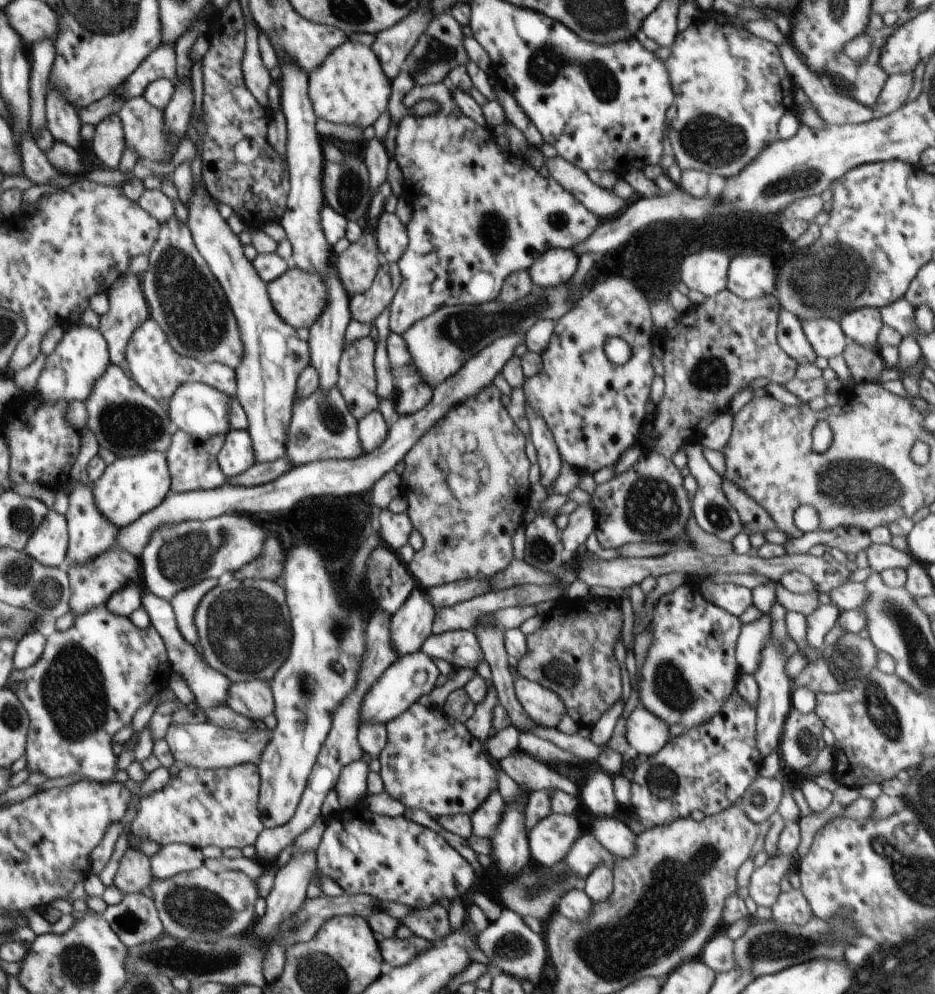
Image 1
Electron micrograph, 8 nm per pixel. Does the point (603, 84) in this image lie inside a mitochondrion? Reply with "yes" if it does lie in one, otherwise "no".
yes

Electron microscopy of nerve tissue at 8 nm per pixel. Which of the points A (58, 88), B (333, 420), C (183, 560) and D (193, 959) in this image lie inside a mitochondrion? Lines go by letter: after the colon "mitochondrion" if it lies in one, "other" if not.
A: other
B: mitochondrion
C: mitochondrion
D: mitochondrion

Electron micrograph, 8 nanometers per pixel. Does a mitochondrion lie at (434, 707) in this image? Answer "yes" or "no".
no

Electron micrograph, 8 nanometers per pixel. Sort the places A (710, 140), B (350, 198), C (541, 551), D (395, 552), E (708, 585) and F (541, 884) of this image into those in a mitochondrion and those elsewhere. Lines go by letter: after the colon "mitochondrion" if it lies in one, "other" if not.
A: mitochondrion
B: mitochondrion
C: mitochondrion
D: other
E: other
F: mitochondrion

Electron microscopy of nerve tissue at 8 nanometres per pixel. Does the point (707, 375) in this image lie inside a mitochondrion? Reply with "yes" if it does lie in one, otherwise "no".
yes

